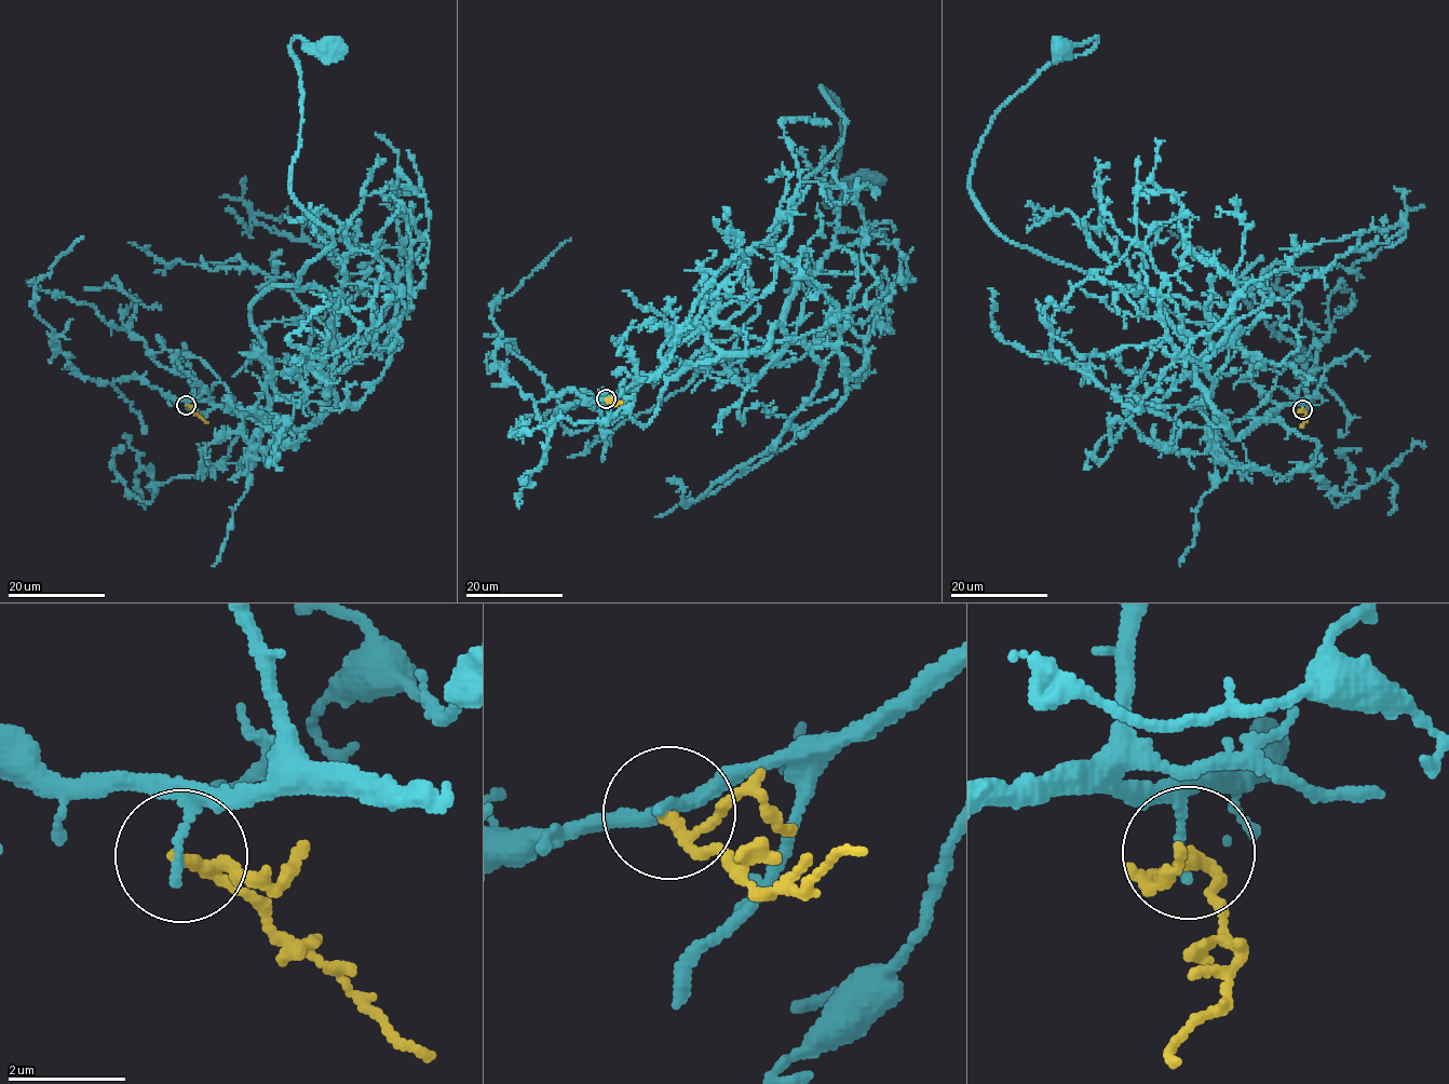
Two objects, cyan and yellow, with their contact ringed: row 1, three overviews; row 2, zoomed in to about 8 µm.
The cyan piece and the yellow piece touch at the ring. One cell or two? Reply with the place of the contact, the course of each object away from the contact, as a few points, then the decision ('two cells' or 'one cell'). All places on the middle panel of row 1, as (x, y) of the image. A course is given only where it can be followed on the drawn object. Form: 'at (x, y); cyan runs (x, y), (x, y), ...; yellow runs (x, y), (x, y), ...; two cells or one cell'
at (606, 398); cyan runs (606, 397), (766, 347), (797, 278), (779, 224), (843, 134), (821, 87), (843, 135), (825, 204), (865, 184); yellow runs (606, 398), (613, 405), (622, 403); two cells

